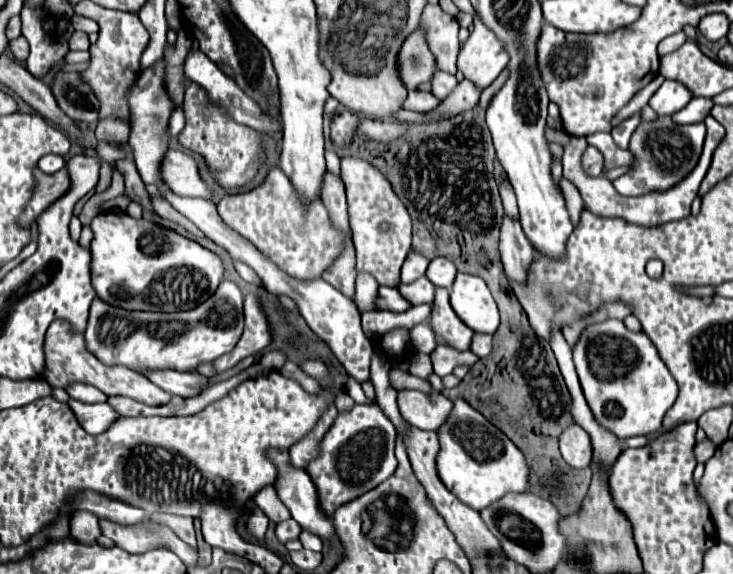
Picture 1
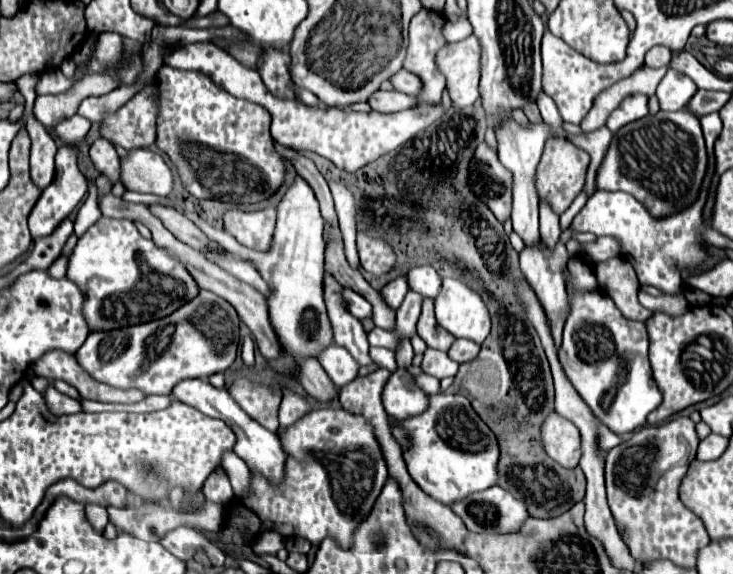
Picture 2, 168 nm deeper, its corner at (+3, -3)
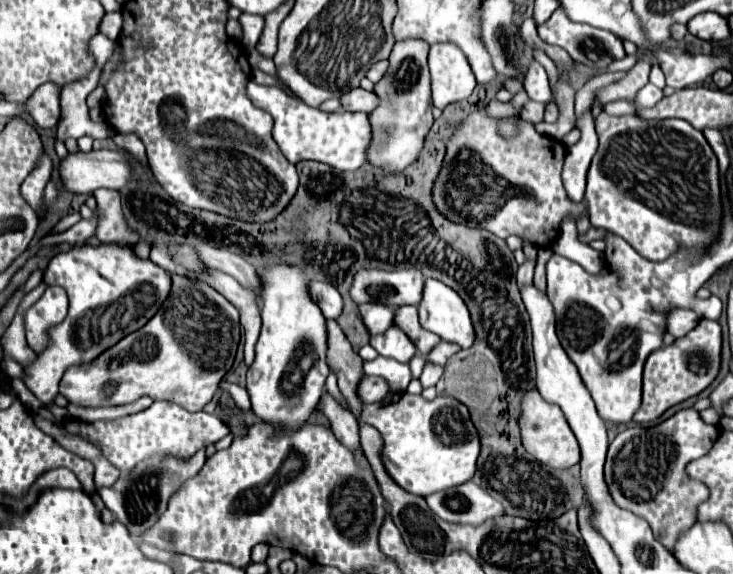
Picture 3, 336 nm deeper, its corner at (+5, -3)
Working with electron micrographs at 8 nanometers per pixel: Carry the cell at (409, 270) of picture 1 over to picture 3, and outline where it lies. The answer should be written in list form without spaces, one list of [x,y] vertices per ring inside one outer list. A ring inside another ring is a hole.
[[[367,302],[367,304],[361,304],[359,310],[361,310],[363,322],[369,328],[369,332],[381,334],[387,330],[389,324],[393,324],[397,306],[389,306],[389,304],[381,304],[381,302]]]

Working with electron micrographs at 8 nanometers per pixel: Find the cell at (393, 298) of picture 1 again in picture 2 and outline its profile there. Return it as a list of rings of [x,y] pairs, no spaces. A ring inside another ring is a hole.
[[[343,288],[343,298],[347,298],[347,310],[355,314],[355,318],[371,318],[371,304],[357,292]]]

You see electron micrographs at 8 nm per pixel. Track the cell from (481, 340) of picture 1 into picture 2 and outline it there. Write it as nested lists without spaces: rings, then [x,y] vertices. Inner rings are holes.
[[[463,338],[455,340],[455,342],[451,344],[449,352],[447,352],[447,356],[449,356],[451,360],[459,362],[459,364],[473,360],[477,354],[479,354],[479,346],[477,346],[475,342],[471,342],[471,340],[463,340]]]

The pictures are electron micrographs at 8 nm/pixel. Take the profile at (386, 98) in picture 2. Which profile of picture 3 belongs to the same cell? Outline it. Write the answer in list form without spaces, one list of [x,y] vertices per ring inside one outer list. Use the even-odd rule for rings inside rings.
[[[363,88],[357,90],[349,90],[349,94],[345,94],[345,98],[341,98],[341,104],[345,110],[349,112],[371,112],[379,106],[379,96],[375,92],[367,92]]]

